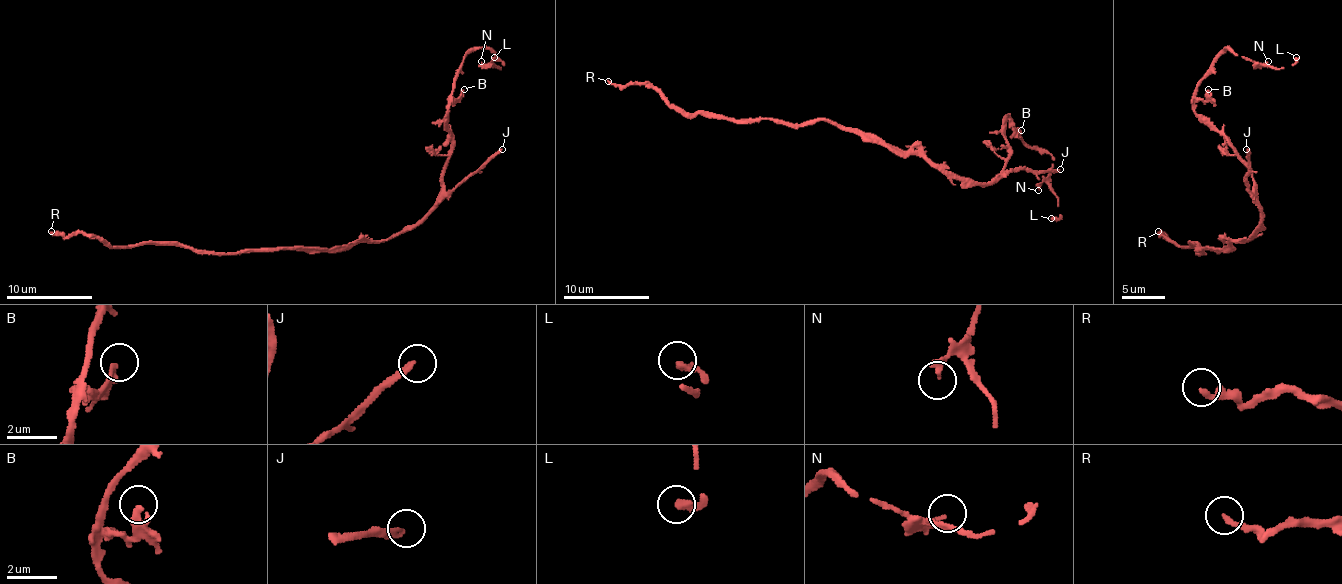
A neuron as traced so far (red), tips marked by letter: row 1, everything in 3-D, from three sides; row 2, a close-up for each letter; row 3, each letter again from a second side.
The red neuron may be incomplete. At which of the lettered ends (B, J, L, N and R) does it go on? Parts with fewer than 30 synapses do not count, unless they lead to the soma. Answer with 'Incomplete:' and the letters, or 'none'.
Incomplete: J

